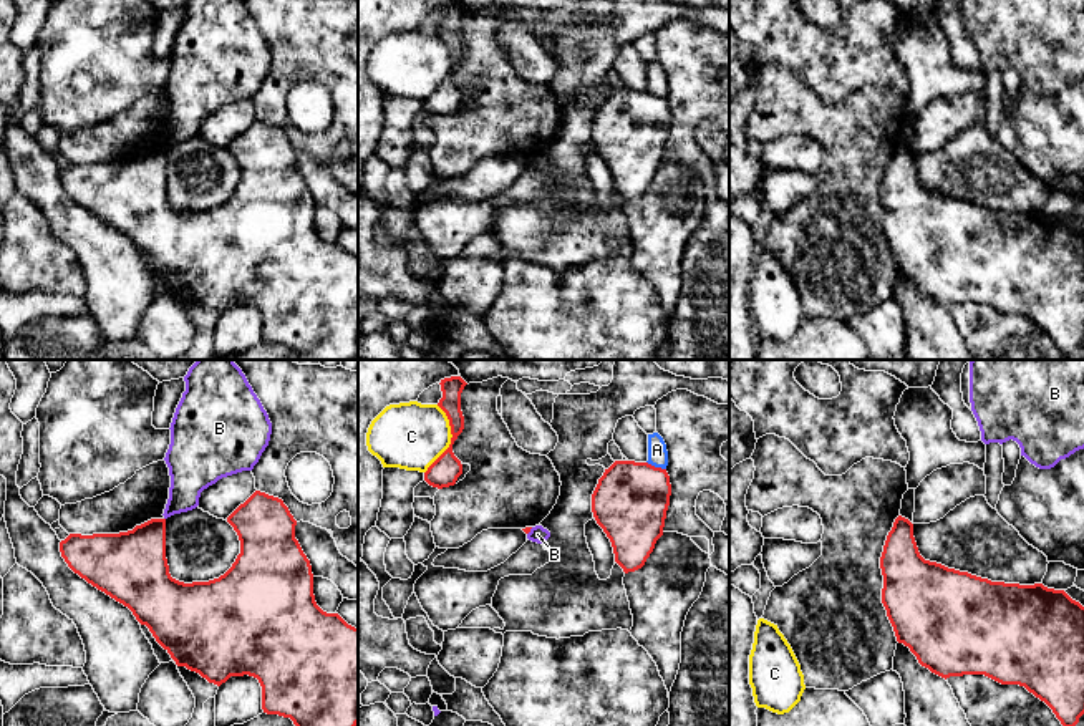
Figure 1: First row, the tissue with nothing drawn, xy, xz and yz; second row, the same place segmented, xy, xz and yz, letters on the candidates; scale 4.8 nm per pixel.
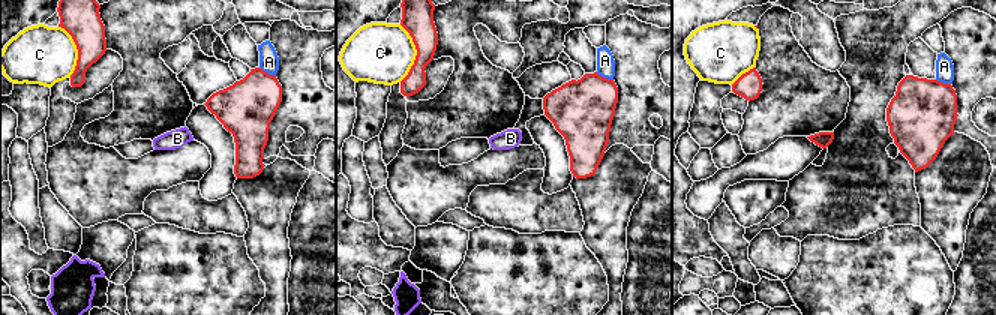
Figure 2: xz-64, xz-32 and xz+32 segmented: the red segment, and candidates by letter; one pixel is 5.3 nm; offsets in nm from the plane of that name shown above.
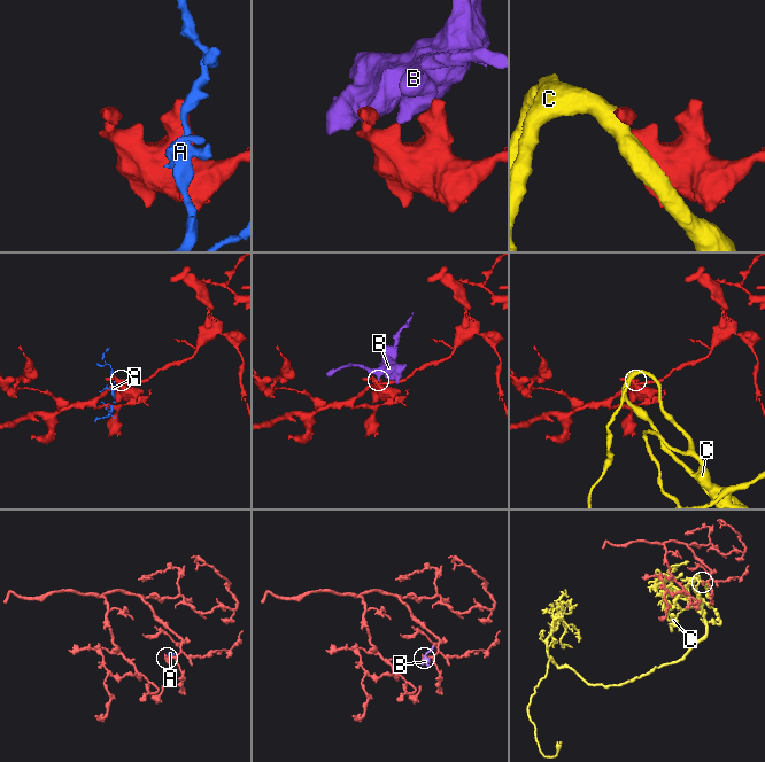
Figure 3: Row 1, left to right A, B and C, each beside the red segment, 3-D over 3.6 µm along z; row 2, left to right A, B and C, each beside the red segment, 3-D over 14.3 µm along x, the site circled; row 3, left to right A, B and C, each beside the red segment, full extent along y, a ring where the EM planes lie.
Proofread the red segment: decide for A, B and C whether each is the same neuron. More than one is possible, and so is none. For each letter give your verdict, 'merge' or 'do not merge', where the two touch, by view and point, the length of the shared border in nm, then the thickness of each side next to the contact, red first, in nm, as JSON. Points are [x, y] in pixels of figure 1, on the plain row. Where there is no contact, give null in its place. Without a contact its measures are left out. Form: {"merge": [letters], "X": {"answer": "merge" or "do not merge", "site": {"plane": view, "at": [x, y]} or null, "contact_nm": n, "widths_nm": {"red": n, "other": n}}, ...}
{"merge": [], "A": {"answer": "do not merge", "site": {"plane": "xz", "at": [657, 96]}, "contact_nm": 100, "widths_nm": {"red": 360, "other": 100}}, "B": {"answer": "do not merge", "site": {"plane": "xz", "at": [529, 159]}, "contact_nm": 50, "widths_nm": {"red": 30, "other": 80}}, "C": {"answer": "do not merge", "site": {"plane": "xz", "at": [451, 68]}, "contact_nm": 340, "widths_nm": {"red": 140, "other": 320}}}

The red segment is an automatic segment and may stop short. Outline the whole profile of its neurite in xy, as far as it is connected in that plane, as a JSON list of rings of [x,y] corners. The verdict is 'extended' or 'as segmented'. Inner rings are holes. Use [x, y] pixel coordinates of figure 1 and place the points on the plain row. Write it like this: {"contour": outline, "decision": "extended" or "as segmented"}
{"contour": [[[255,119],[227,151],[239,164],[240,182],[224,204],[209,211],[184,212],[171,206],[166,148],[151,148],[119,162],[70,162],[60,171],[60,181],[75,202],[128,235],[177,295],[217,315],[230,305],[257,307],[264,341],[290,346],[297,360],[351,360],[358,353],[358,257],[317,234],[312,194],[295,167],[297,149],[282,128]]], "decision": "as segmented"}

